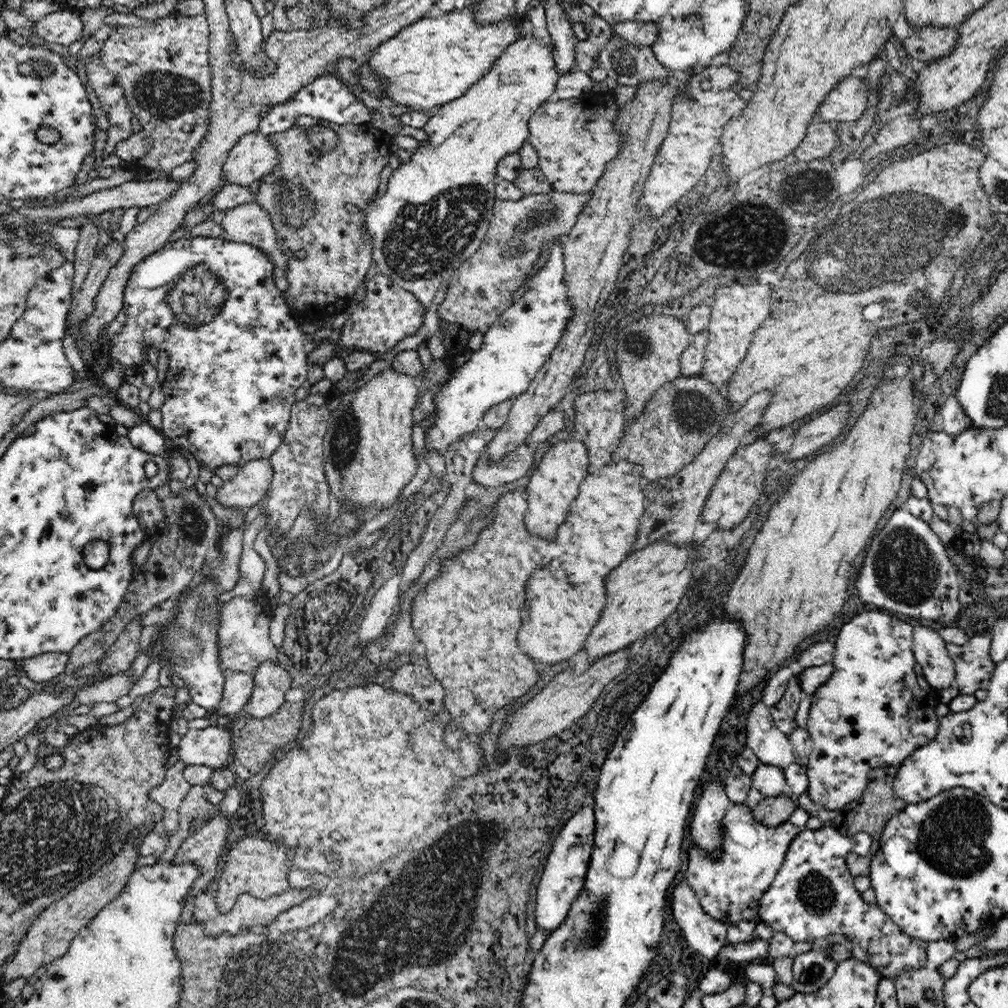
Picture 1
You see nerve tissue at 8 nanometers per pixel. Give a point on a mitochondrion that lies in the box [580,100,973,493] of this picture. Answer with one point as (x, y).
(874, 244)

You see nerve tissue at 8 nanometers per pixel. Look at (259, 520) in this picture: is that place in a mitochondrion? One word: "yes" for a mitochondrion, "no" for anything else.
no

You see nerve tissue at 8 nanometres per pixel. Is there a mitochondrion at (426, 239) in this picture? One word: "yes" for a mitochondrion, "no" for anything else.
yes

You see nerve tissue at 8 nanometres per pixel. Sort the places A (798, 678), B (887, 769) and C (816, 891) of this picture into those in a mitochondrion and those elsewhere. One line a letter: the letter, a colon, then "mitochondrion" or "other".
A: other
B: other
C: mitochondrion

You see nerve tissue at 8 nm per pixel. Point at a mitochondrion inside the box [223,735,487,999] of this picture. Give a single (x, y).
(414, 887)

